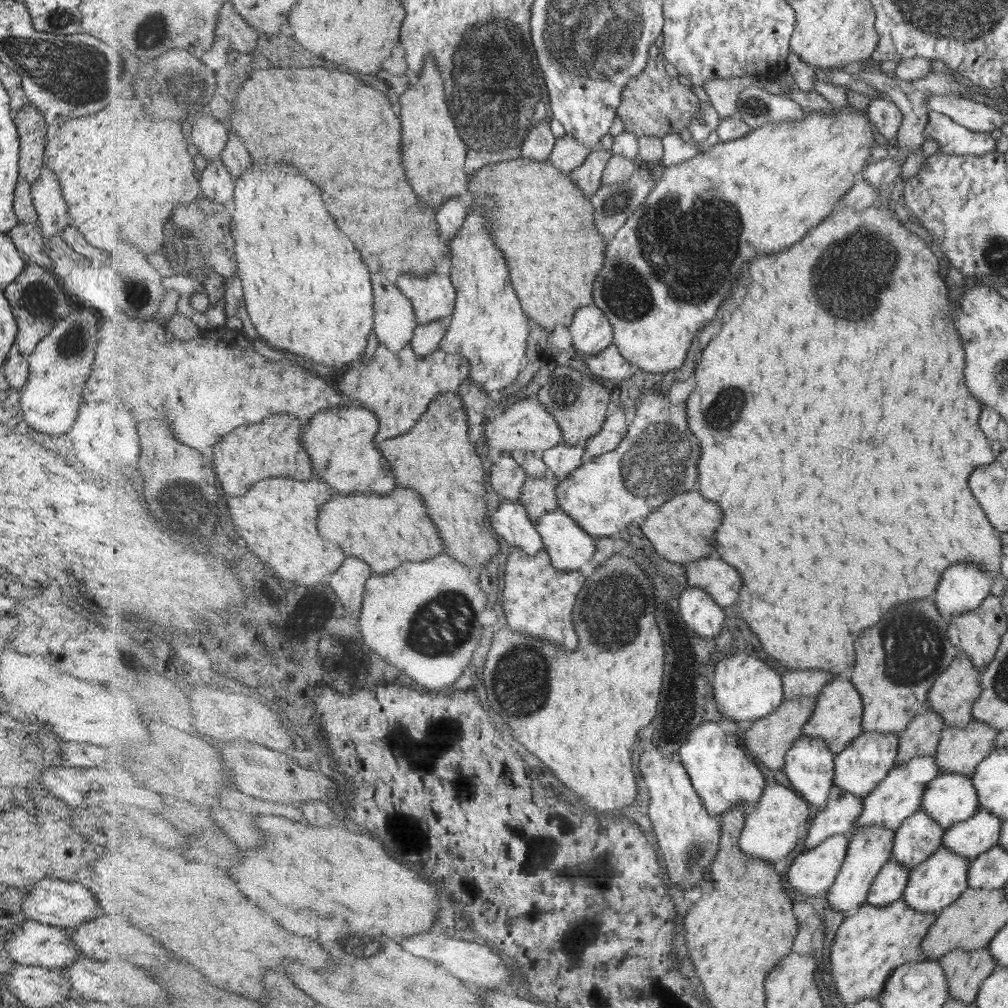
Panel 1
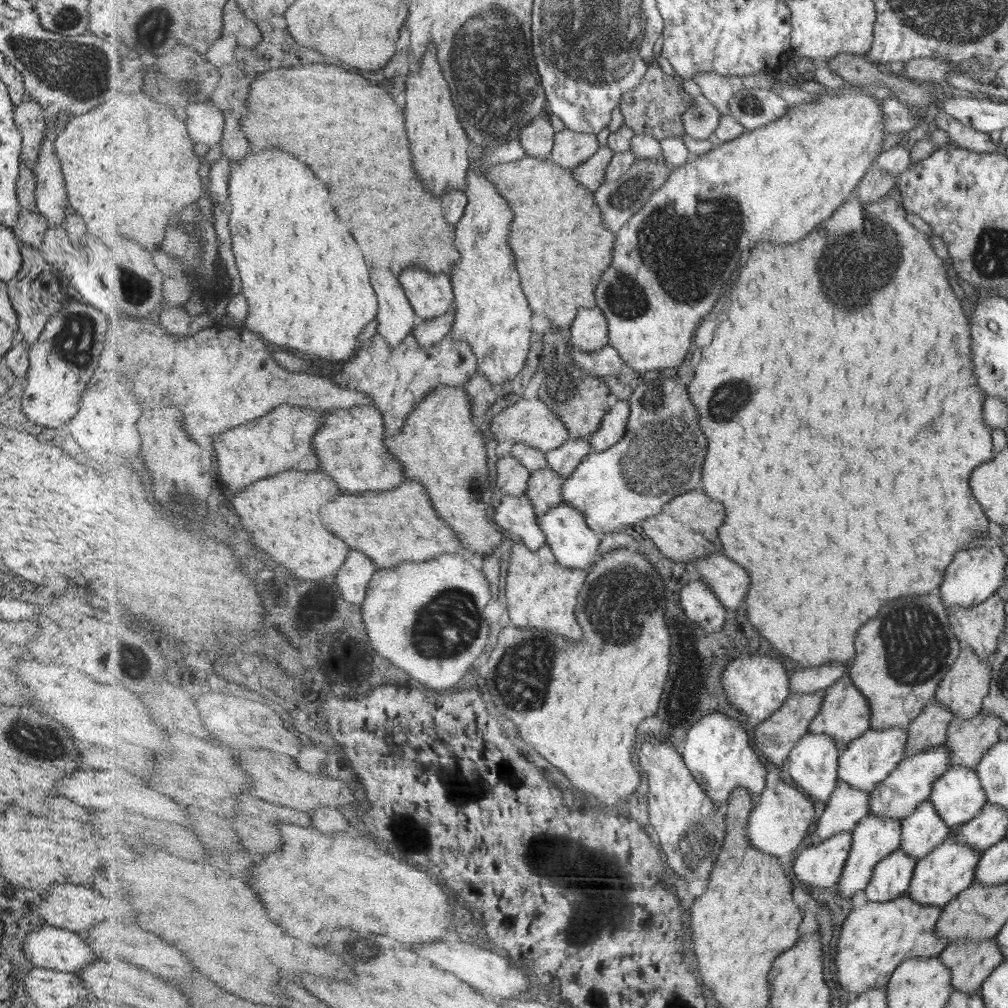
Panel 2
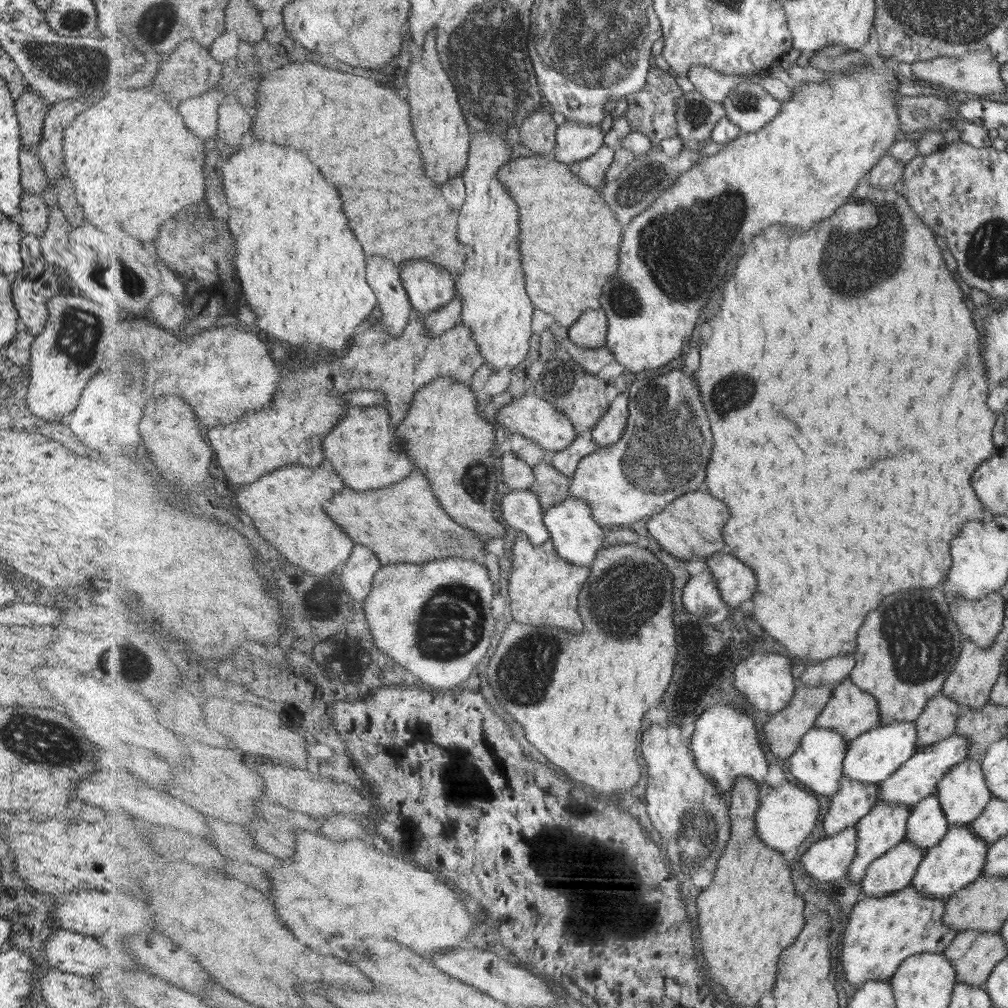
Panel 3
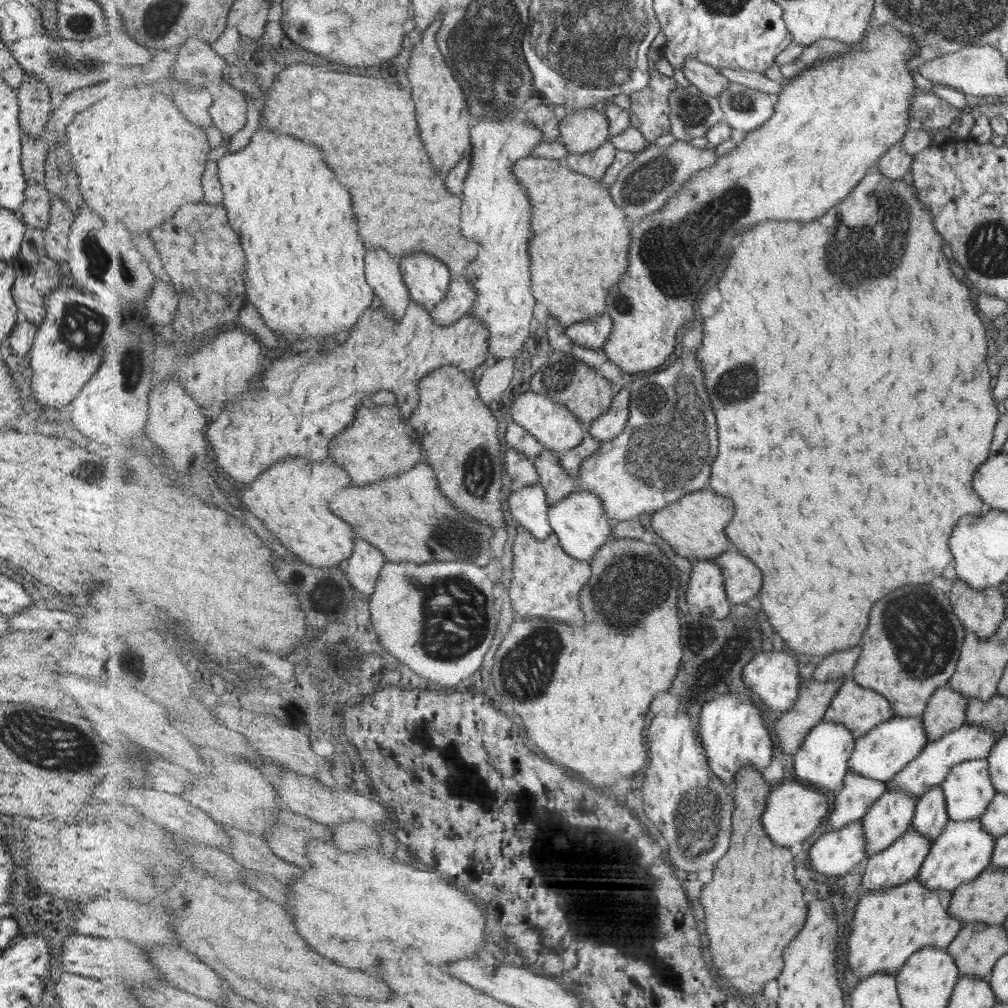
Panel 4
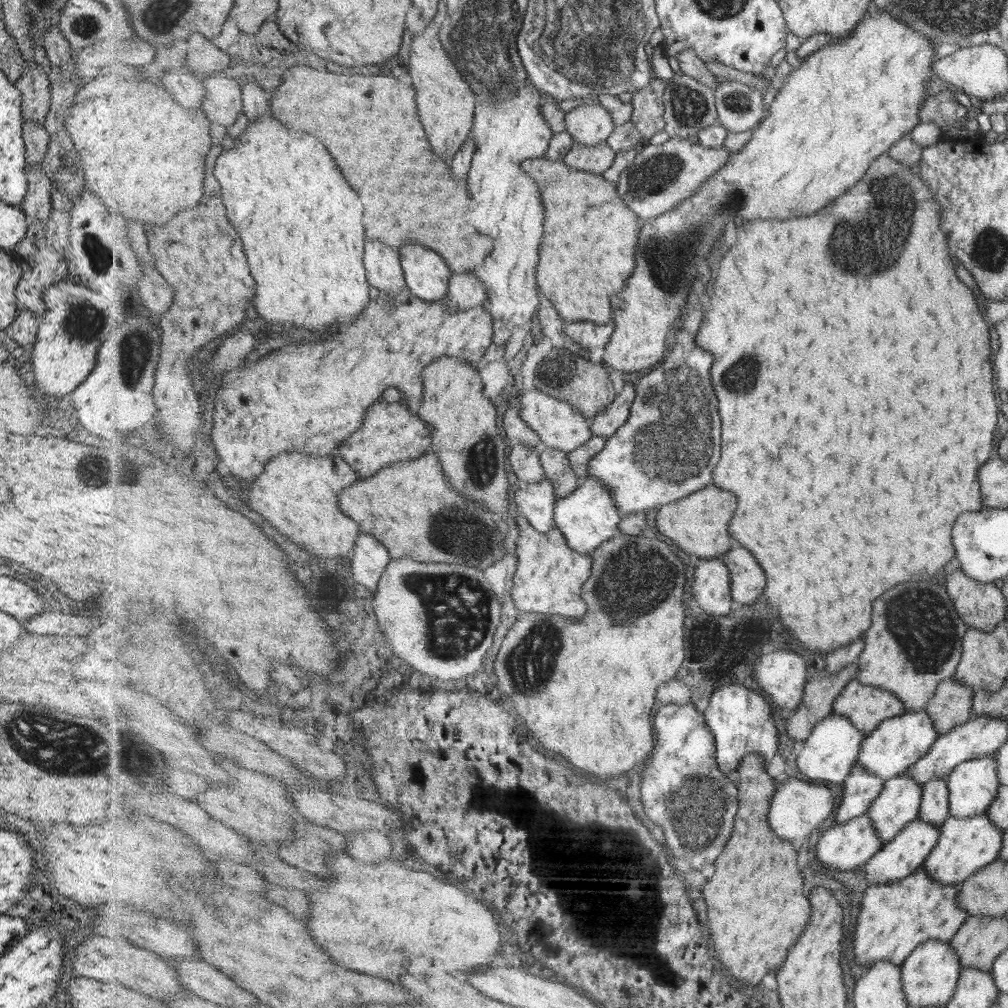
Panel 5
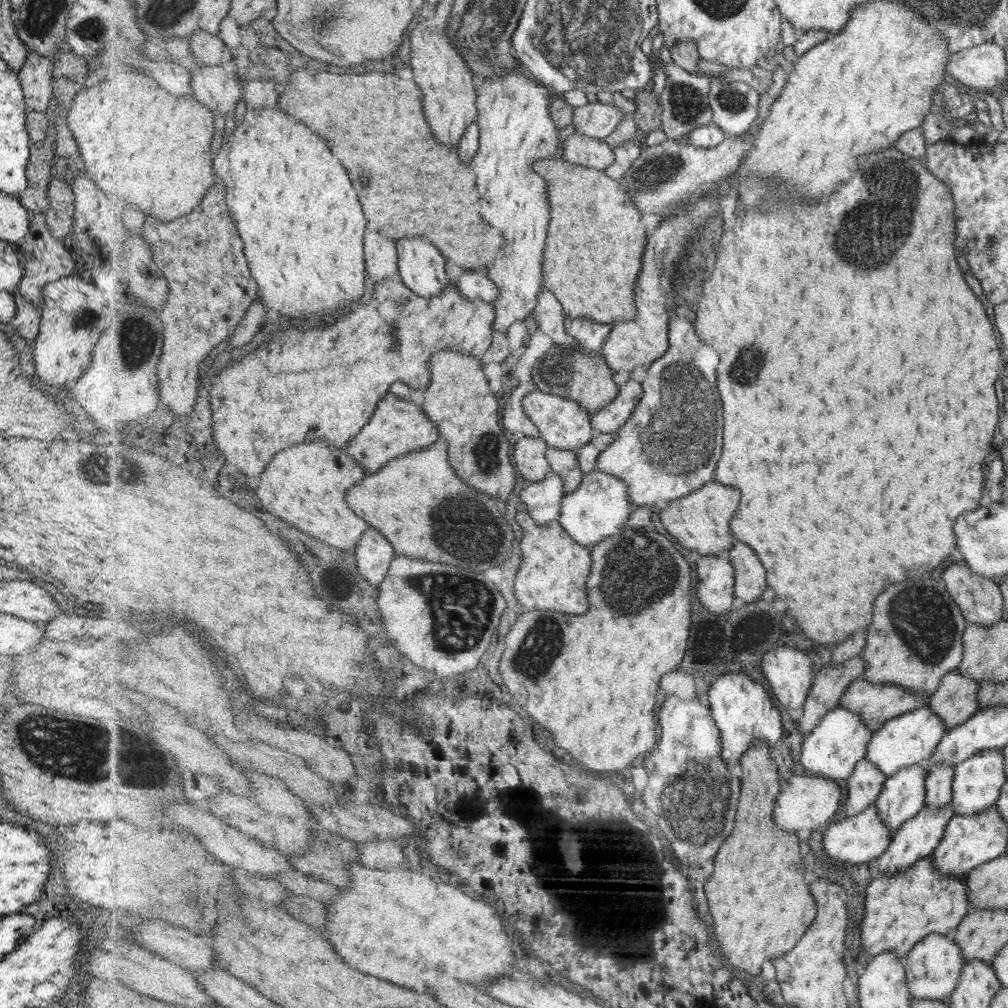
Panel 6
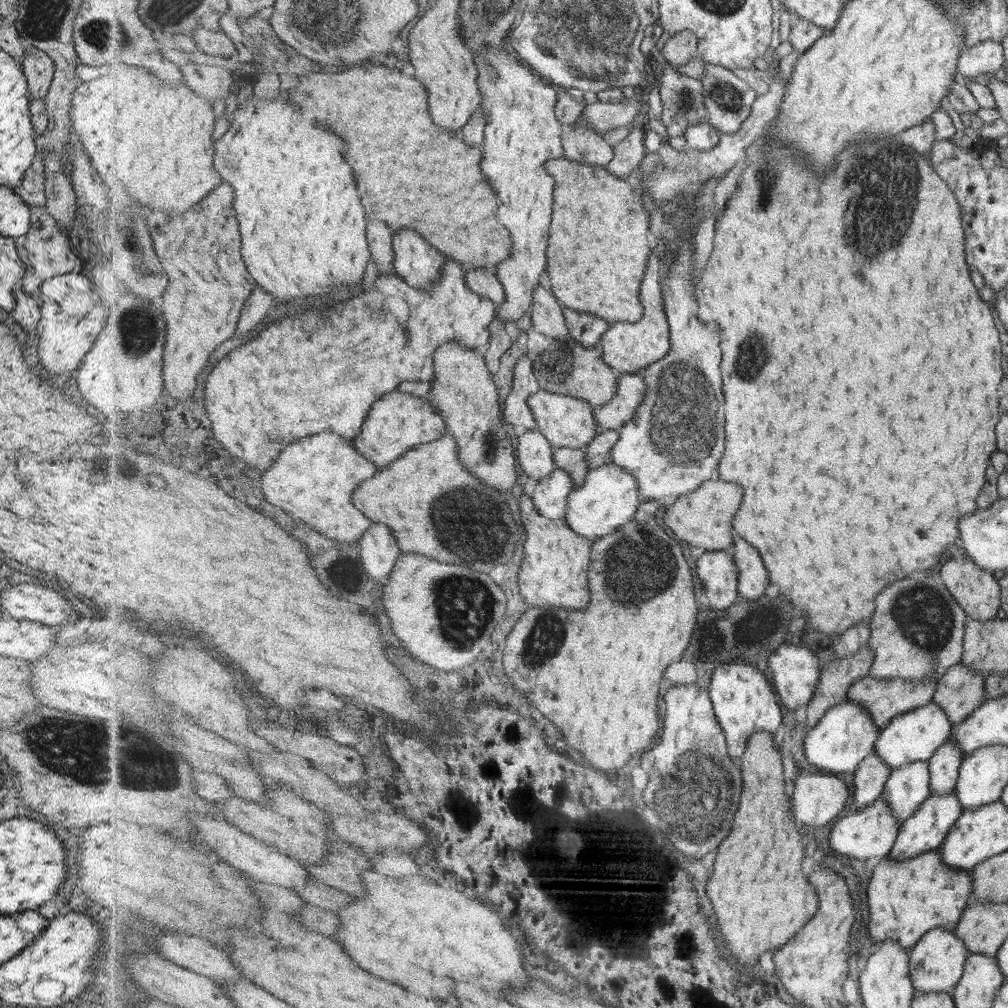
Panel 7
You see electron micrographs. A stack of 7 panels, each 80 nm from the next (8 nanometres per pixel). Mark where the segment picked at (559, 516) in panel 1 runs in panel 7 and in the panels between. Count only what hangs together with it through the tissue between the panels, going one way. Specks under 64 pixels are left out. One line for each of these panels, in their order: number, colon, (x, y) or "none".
2: (575, 544)
3: (578, 536)
4: (581, 521)
5: (590, 516)
6: (598, 509)
7: (610, 497)

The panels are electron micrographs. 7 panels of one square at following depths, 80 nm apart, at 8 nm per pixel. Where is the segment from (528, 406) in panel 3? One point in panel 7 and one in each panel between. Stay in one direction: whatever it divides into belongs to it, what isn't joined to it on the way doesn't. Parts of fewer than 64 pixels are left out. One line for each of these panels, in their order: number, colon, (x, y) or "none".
4: (558, 428)
5: (562, 426)
6: (565, 424)
7: (567, 421)

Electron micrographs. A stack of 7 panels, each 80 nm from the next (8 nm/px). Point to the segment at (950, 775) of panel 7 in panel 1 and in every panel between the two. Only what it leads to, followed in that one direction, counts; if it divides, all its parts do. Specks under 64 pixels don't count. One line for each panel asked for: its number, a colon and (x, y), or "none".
1: (920, 836)
2: (924, 831)
3: (928, 824)
4: (932, 816)
5: (935, 809)
6: (940, 780)

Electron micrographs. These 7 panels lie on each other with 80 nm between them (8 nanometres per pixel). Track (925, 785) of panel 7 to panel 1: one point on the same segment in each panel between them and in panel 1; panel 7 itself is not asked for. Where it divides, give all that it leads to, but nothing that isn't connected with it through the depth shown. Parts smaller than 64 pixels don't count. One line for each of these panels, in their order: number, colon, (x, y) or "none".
1: (870, 848)
2: (875, 838)
3: (886, 826)
4: (891, 816)
5: (899, 803)
6: (904, 796)

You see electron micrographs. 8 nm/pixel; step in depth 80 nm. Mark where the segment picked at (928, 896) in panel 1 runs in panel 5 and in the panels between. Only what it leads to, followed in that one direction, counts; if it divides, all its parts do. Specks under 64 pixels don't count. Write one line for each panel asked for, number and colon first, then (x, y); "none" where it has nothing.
2: (939, 877)
3: (956, 861)
4: (963, 850)
5: (966, 845)

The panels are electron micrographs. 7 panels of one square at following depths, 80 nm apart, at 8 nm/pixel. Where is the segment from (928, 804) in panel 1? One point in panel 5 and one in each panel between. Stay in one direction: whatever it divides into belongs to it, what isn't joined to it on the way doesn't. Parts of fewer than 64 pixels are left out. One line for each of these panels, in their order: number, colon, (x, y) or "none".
2: (957, 795)
3: (963, 792)
4: (968, 788)
5: (973, 785)

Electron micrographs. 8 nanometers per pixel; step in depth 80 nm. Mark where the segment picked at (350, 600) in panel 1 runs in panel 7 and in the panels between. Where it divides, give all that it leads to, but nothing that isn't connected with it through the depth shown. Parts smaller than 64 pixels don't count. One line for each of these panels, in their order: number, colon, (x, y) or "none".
2: (355, 576)
3: (359, 575)
4: (365, 565)
5: (369, 560)
6: (375, 553)
7: (379, 550)

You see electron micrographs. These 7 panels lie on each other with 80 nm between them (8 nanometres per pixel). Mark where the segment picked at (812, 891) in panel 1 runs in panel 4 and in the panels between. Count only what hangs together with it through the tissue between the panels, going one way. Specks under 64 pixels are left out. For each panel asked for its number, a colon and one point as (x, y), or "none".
2: (821, 865)
3: (829, 859)
4: (834, 854)

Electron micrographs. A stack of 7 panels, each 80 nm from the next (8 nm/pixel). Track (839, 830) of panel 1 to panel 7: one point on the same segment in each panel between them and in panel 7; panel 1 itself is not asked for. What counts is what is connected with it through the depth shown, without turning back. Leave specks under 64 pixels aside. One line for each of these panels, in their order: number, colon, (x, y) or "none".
2: (848, 805)
3: (855, 799)
4: (853, 801)
5: (862, 787)
6: (867, 782)
7: (870, 779)

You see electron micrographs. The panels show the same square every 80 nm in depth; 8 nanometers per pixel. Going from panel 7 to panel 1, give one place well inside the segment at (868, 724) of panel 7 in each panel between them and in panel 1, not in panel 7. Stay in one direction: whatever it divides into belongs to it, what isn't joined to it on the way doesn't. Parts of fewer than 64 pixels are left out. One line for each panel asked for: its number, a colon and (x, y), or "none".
1: (810, 766)
2: (814, 763)
3: (818, 764)
4: (822, 761)
5: (830, 753)
6: (833, 748)

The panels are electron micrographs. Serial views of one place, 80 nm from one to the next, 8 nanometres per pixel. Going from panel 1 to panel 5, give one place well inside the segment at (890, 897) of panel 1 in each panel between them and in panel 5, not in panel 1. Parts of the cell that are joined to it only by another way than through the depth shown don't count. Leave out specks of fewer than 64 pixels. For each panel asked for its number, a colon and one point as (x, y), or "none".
2: (893, 876)
3: (895, 871)
4: (902, 862)
5: (911, 848)

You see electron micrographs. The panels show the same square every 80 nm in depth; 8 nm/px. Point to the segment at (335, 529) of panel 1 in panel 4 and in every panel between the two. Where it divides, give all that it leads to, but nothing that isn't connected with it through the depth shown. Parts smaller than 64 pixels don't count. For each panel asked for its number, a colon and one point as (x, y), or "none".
2: (404, 527)
3: (404, 523)
4: (401, 515)

